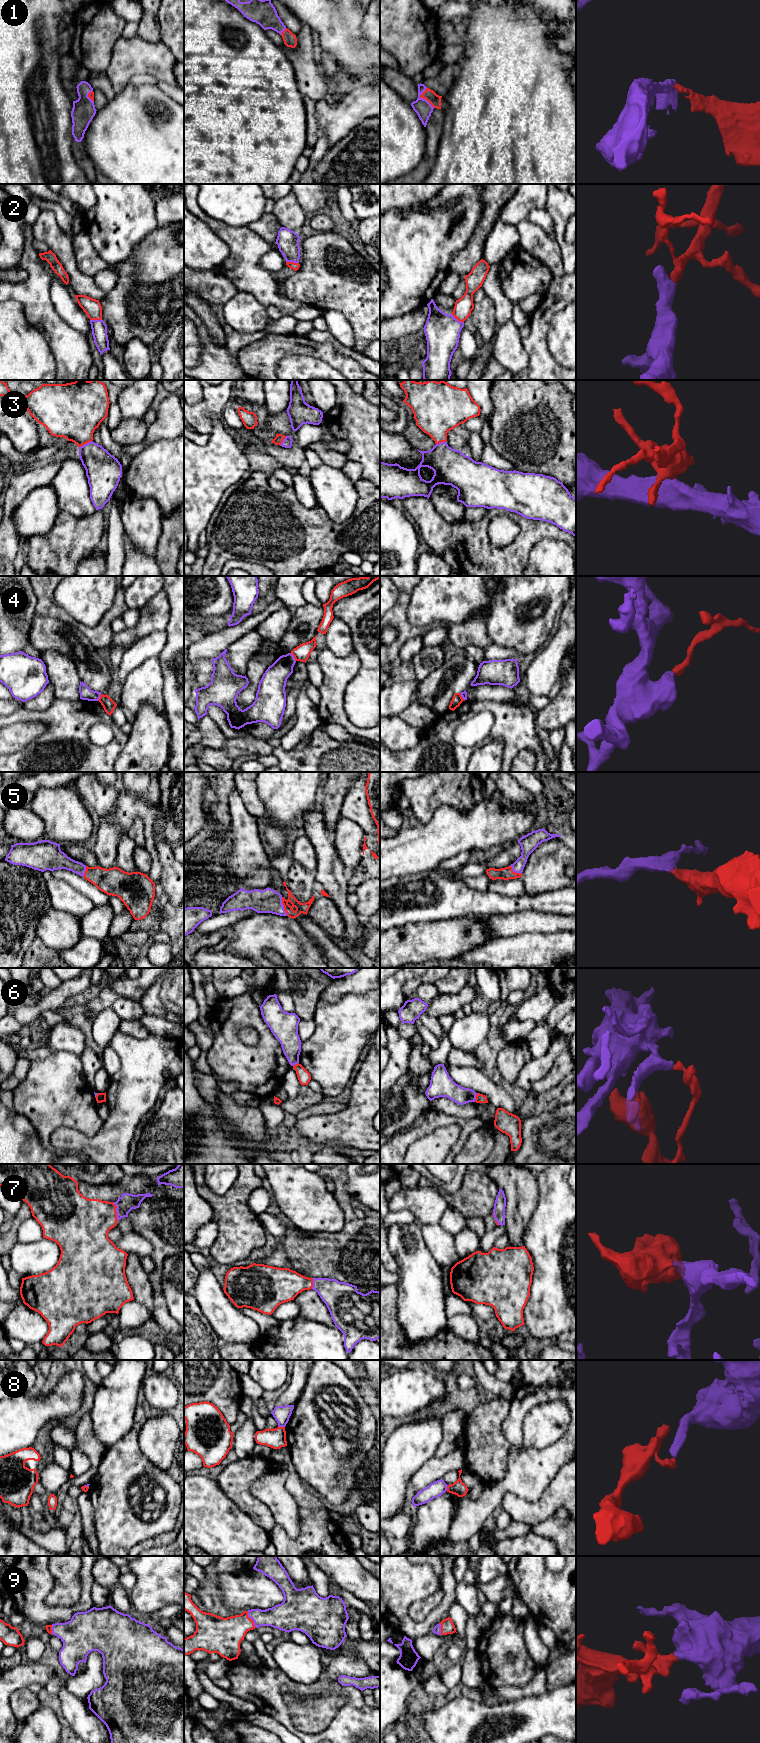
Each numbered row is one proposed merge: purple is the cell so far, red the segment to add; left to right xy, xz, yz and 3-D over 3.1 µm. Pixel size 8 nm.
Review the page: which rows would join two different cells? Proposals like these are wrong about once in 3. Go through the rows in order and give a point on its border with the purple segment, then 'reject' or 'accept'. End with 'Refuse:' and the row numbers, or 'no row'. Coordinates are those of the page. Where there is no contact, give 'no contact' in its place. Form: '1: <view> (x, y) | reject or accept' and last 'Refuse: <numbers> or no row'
1: yz (422, 98) | accept
2: yz (456, 319) | accept
3: xy (85, 444) | accept
4: xz (293, 657) | reject
5: xz (283, 906) | accept
6: yz (475, 1097) | reject
7: xy (116, 1211) | accept
8: xz (281, 1426) | reject
9: xz (251, 1618) | accept
Refuse: 4, 6, 8

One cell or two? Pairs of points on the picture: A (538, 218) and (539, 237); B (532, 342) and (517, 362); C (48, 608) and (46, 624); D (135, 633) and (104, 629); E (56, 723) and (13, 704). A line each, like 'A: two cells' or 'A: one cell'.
A: two cells
B: two cells
C: two cells
D: two cells
E: two cells

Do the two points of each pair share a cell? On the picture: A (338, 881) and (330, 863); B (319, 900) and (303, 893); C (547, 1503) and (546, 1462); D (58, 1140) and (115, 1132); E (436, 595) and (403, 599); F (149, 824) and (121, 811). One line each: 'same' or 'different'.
A: same
B: different
C: different
D: same
E: different
F: same

